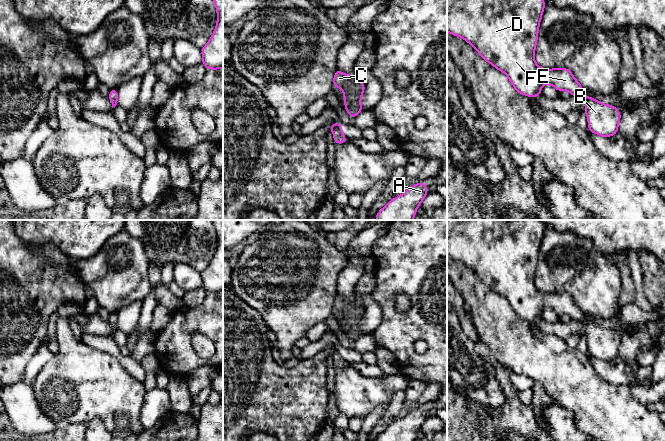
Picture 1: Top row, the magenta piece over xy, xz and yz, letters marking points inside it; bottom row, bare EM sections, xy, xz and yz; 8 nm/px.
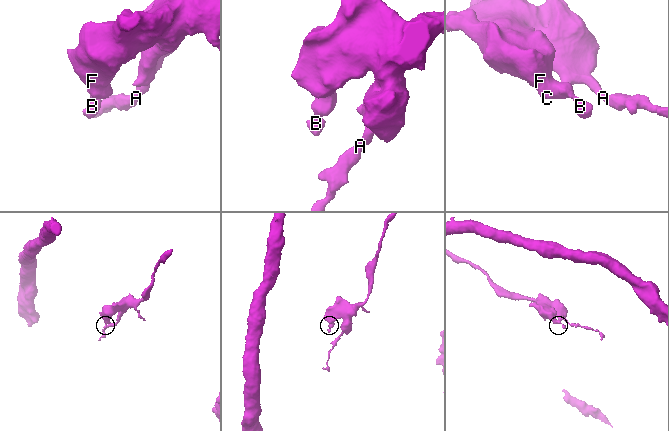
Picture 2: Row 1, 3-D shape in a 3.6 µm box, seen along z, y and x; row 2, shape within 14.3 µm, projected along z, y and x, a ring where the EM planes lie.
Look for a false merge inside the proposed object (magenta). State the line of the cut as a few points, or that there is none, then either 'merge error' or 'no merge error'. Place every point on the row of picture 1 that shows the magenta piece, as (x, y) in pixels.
cut none; no merge error

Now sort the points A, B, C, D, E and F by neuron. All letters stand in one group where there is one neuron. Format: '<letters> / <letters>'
A B C D E F

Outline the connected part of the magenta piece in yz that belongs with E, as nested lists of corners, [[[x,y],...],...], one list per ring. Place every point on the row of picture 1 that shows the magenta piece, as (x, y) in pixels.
[[[447,0],[447,32],[463,38],[484,60],[505,73],[519,94],[537,97],[544,84],[551,84],[558,92],[566,90],[585,100],[590,132],[602,137],[617,134],[621,113],[615,106],[586,96],[569,69],[545,69],[536,64],[535,48],[545,4],[544,0]]]

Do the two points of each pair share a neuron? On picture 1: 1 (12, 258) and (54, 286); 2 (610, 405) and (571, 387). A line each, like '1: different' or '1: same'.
1: same
2: same

